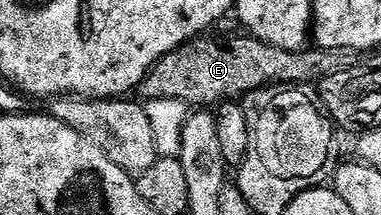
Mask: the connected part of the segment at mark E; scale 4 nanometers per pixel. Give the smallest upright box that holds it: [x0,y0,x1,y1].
[140,36,352,108]

